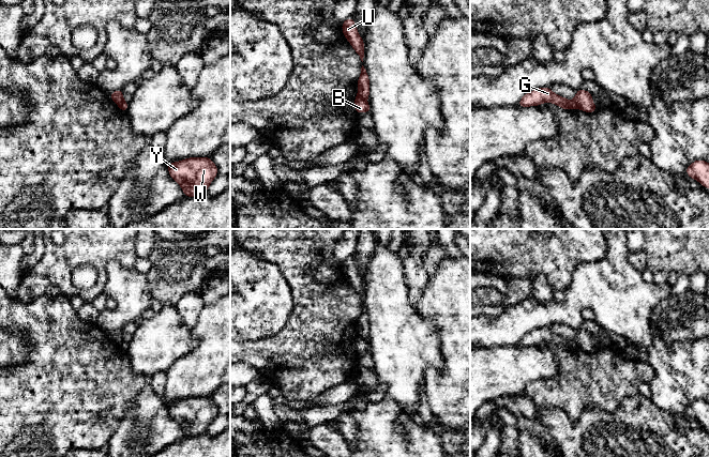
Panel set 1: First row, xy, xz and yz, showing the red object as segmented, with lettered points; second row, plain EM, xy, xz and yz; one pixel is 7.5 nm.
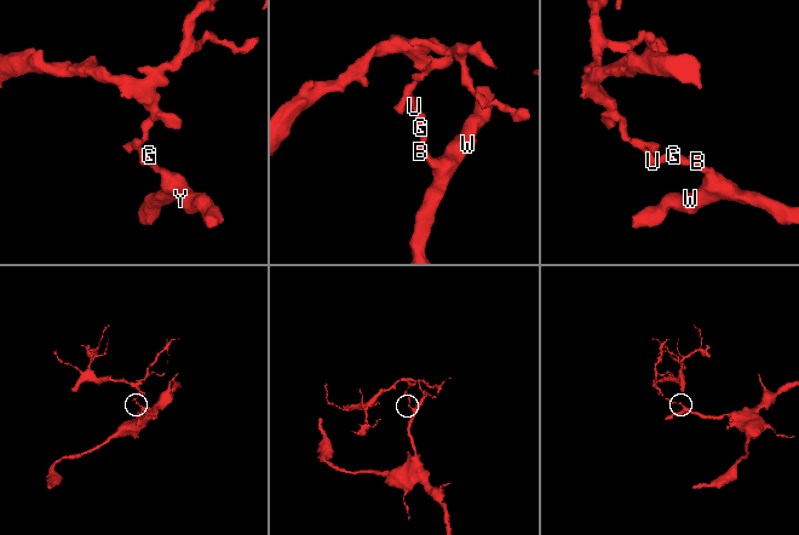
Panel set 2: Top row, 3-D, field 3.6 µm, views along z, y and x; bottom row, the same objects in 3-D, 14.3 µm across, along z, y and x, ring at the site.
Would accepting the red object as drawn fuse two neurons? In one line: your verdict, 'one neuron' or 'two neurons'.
two neurons

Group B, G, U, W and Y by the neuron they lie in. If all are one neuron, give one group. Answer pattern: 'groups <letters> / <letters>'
groups B W Y / G U

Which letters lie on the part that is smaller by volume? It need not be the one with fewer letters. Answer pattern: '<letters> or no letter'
G, U

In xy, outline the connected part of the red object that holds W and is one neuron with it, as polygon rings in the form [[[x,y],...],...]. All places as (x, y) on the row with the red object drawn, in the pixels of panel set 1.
[[[210,157],[184,158],[167,166],[169,176],[179,183],[186,197],[206,193],[217,174],[217,167]]]

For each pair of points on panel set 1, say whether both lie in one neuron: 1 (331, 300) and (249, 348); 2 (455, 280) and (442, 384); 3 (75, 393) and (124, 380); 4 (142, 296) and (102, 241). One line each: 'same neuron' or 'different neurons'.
1: same neuron
2: same neuron
3: same neuron
4: different neurons

